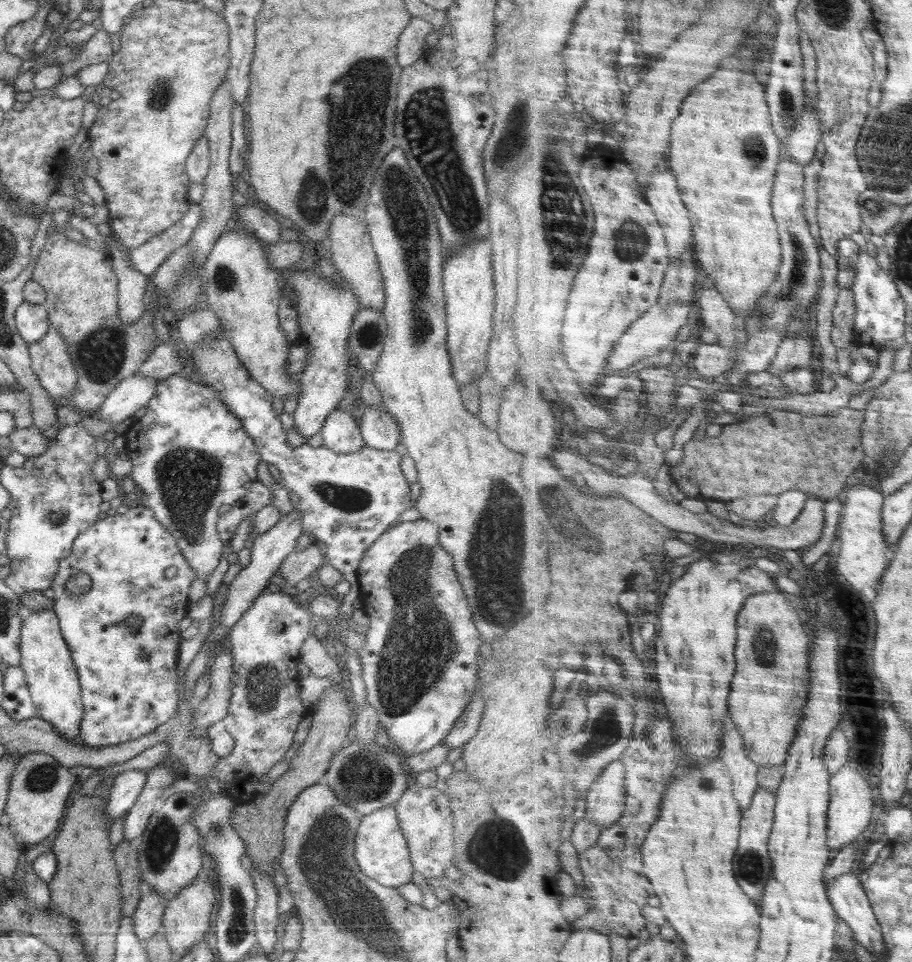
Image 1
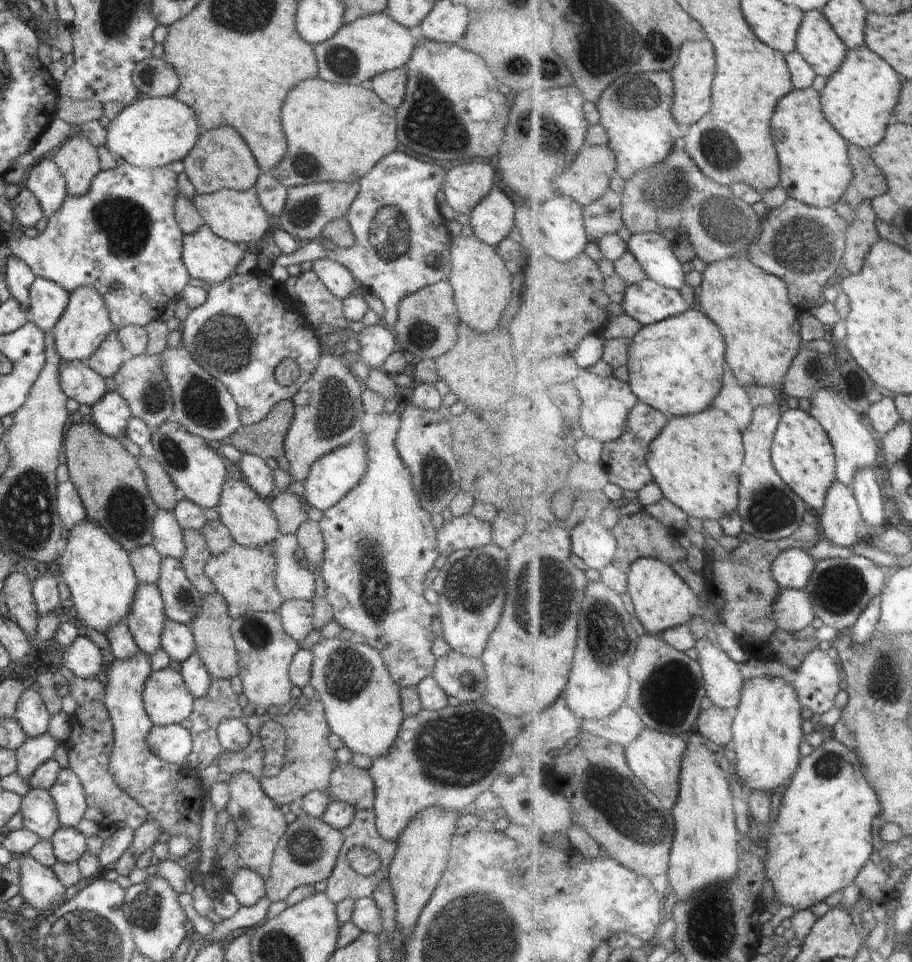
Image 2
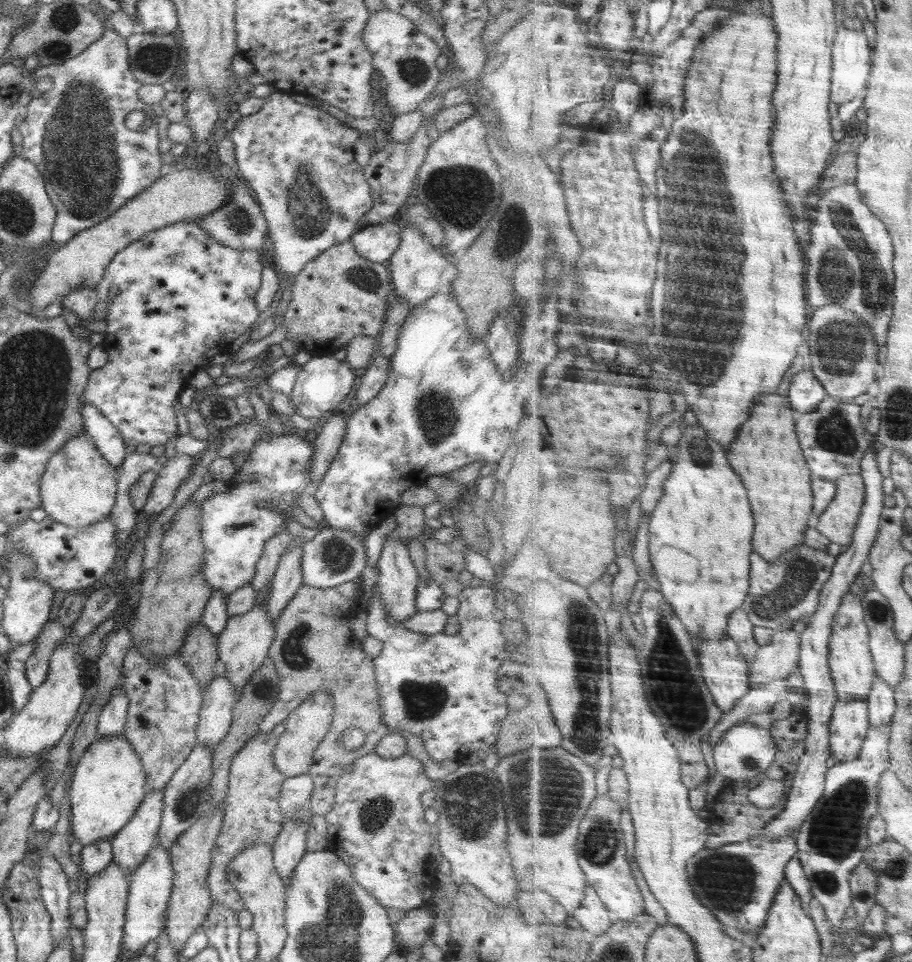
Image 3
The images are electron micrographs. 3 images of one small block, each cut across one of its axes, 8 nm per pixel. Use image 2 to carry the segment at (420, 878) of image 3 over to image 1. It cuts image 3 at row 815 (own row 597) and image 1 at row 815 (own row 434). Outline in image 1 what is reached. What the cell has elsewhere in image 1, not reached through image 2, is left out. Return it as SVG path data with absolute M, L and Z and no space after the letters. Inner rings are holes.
M394 806L374 810L371 814L361 818L358 836L356 836L354 859L364 874L384 887L398 889L412 882L412 875L415 871Z

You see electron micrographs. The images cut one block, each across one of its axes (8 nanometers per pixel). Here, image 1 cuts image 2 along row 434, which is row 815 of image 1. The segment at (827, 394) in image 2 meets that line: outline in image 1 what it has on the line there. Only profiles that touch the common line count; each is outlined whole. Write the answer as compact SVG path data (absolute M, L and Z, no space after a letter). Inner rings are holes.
M850 763L832 777L832 802L828 812L828 846L831 849L842 850L854 843L854 840L863 838L862 832L866 835L870 834L866 831L866 828L870 828L870 822L872 822L872 816L874 816L872 789L870 780Z

